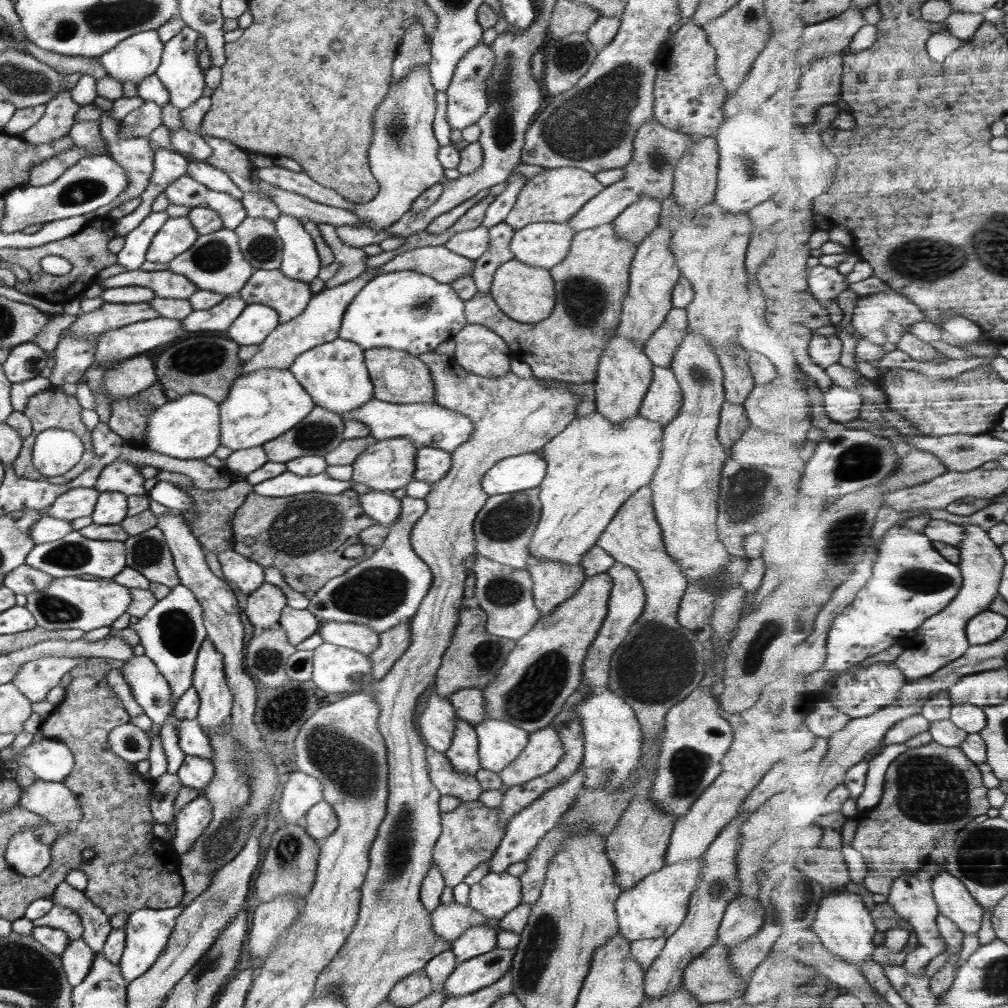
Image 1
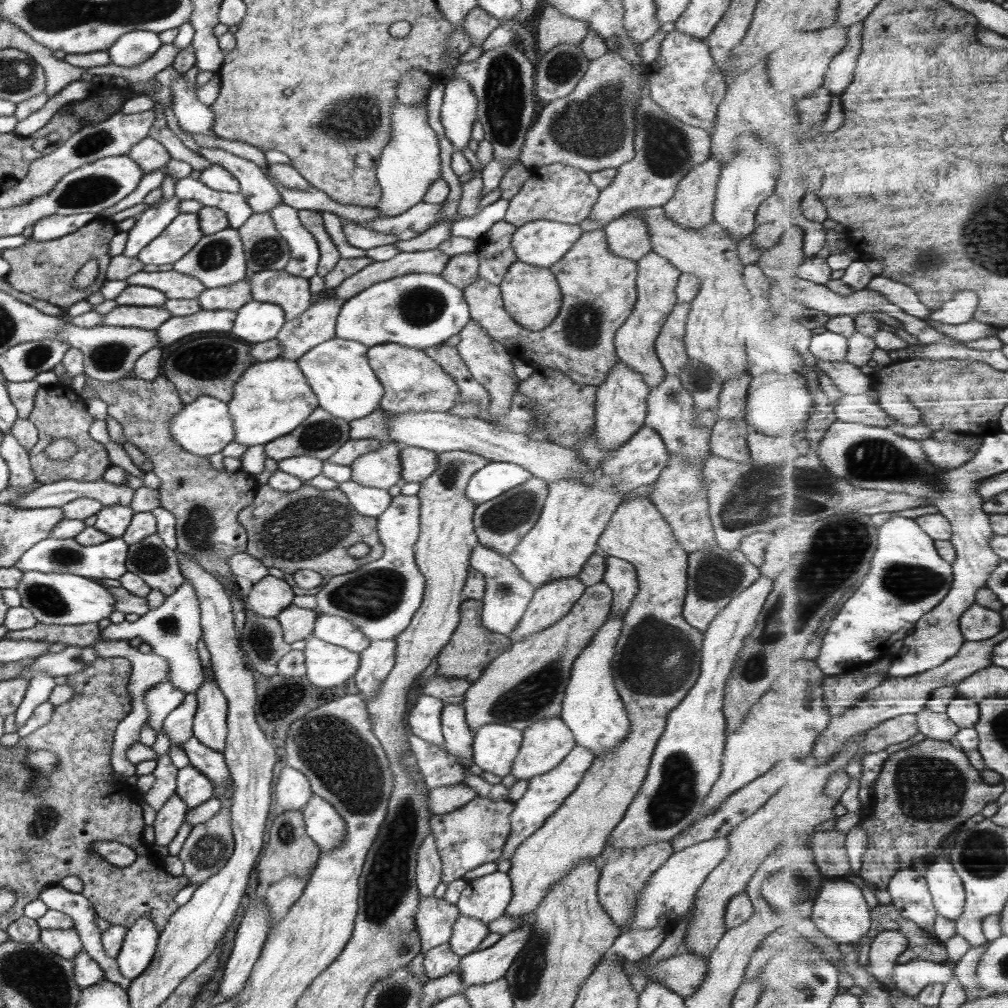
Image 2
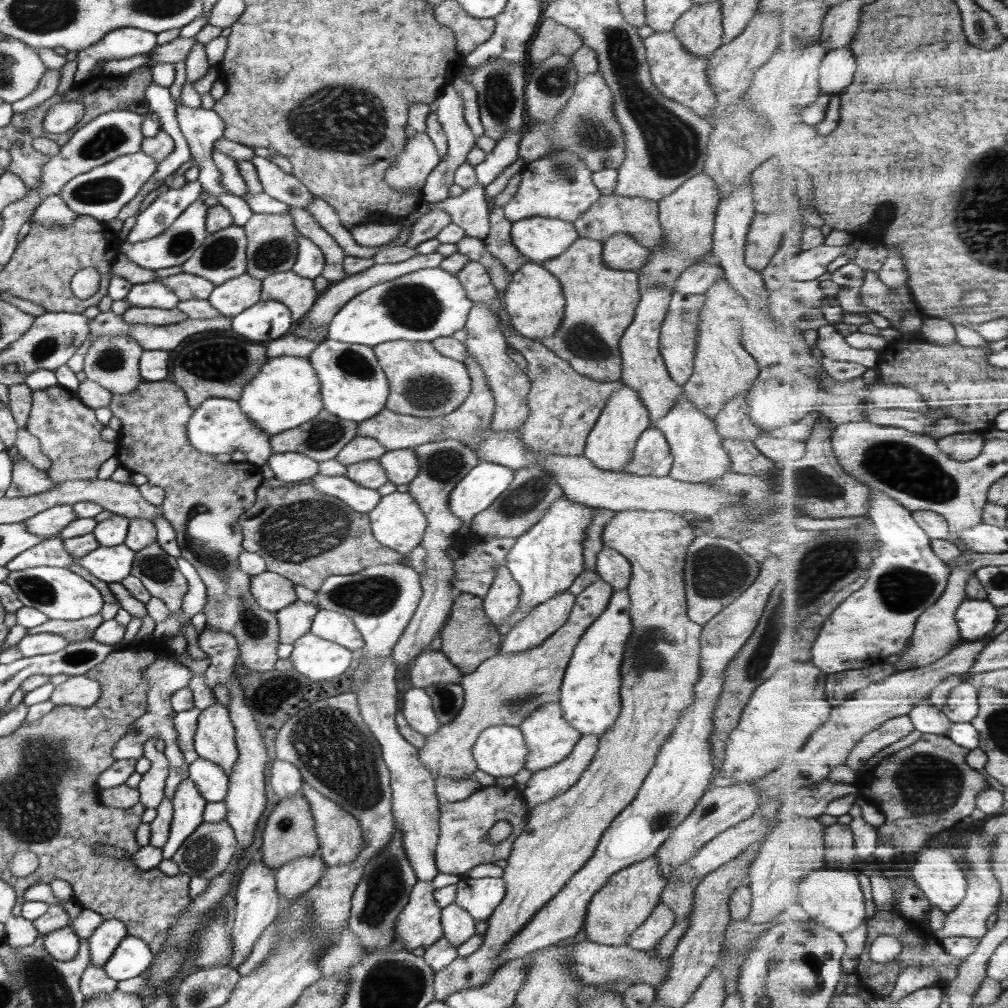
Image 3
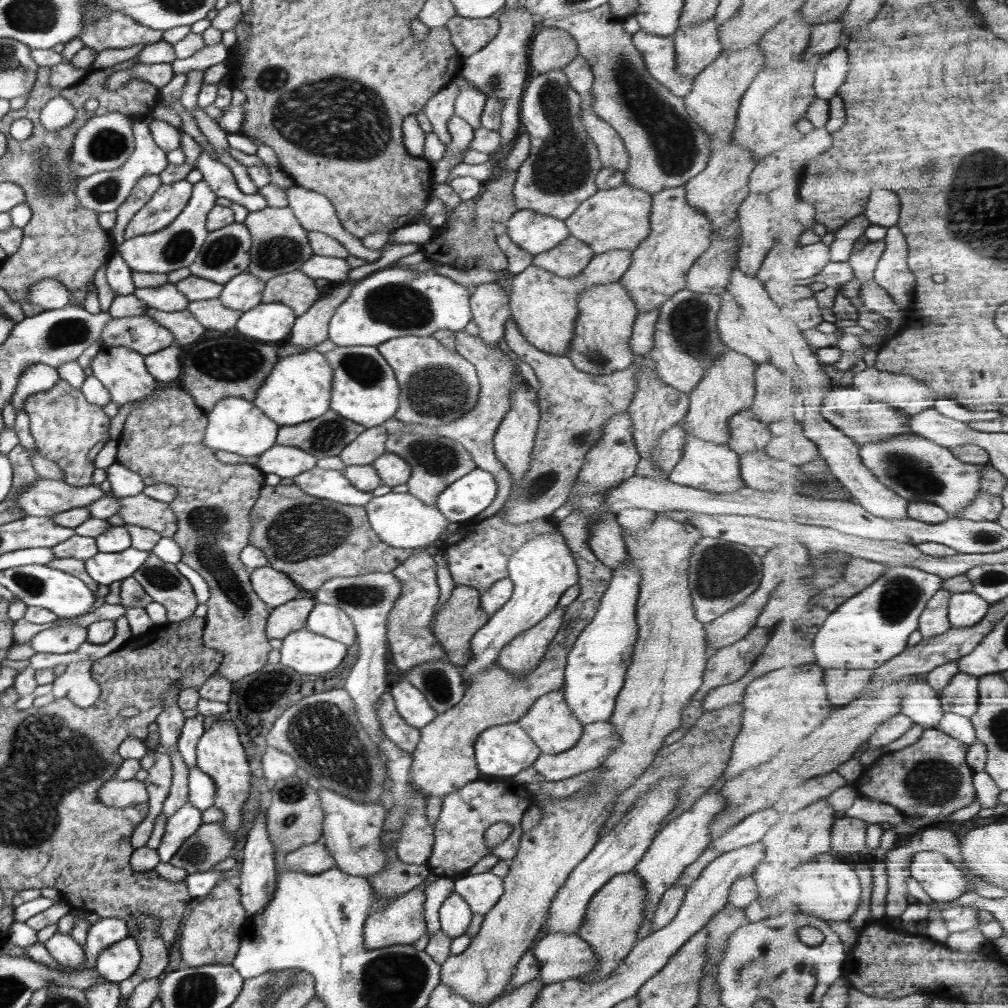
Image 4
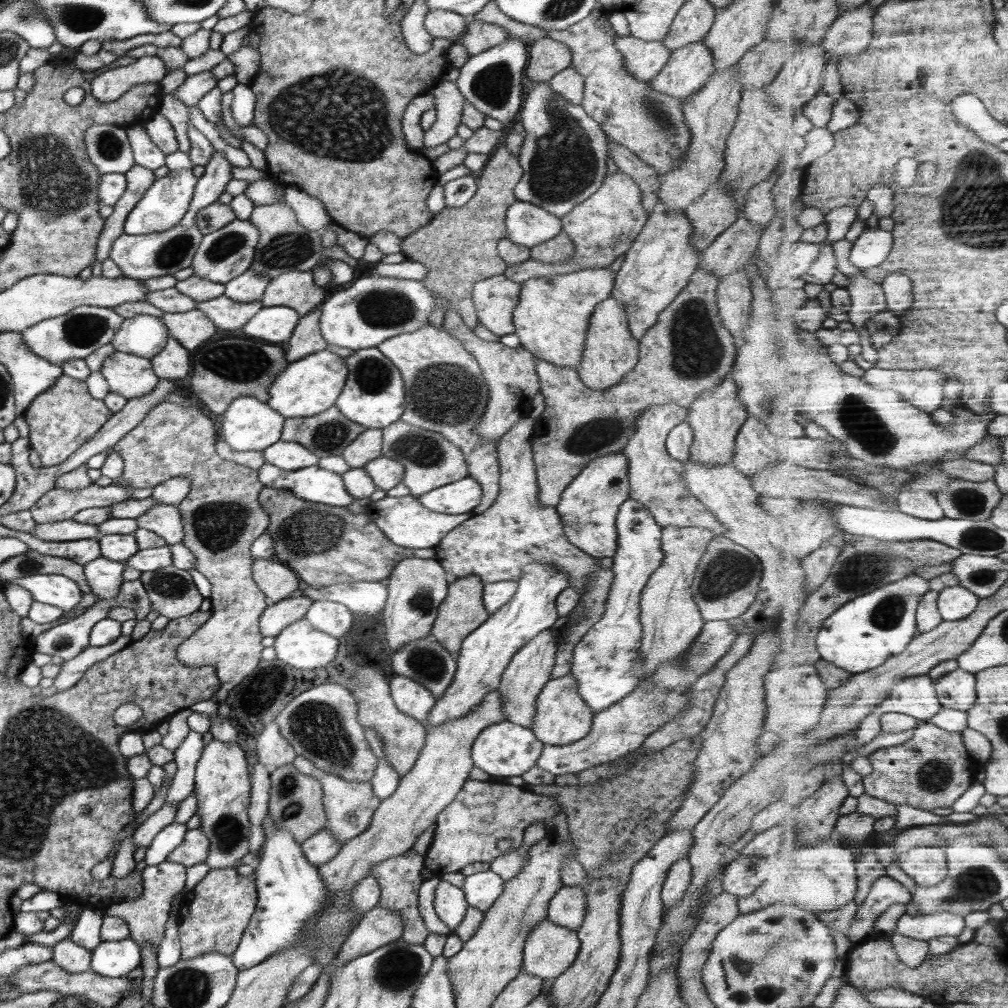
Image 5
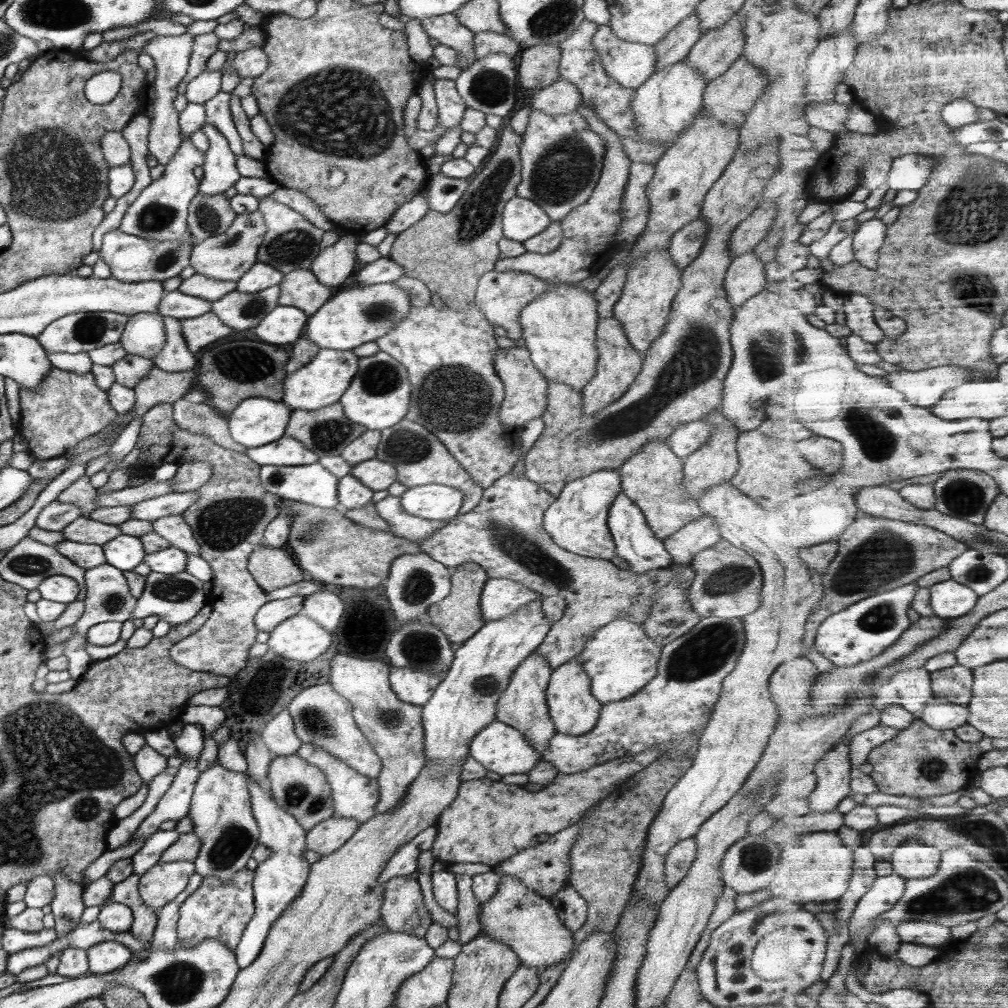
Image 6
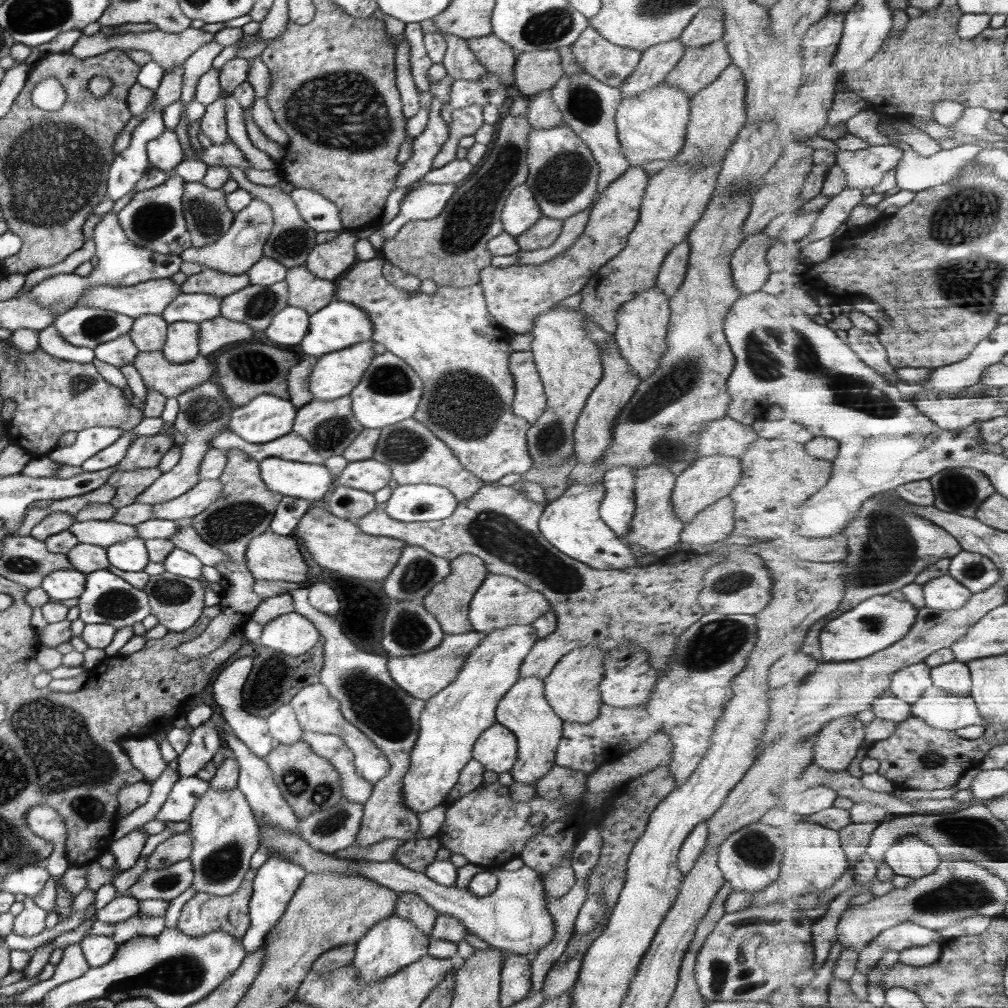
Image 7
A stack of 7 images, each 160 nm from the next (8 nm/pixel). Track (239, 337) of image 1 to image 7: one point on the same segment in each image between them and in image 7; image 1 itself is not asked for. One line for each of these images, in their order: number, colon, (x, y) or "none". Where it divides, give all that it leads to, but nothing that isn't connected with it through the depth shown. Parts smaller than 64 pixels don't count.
2: (257, 321)
3: (266, 320)
4: (272, 322)
5: (274, 324)
6: (284, 325)
7: (289, 326)

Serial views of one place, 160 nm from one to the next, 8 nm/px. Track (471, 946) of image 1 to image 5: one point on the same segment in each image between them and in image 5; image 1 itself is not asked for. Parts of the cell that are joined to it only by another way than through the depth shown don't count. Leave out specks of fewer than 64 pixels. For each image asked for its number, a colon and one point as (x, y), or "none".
2: (467, 932)
3: (458, 925)
4: (455, 915)
5: (450, 904)

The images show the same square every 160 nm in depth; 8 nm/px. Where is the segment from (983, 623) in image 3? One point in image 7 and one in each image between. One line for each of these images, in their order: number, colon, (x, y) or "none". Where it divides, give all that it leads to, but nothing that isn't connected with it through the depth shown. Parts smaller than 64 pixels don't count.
4: (968, 609)
5: (957, 602)
6: (952, 599)
7: (943, 594)

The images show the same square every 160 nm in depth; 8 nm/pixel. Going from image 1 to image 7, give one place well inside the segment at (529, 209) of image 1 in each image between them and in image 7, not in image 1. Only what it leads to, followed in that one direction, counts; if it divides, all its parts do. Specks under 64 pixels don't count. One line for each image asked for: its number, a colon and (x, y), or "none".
2: (559, 192)
3: (559, 185)
4: (559, 174)
5: (564, 154)
6: (561, 158)
7: (563, 174)

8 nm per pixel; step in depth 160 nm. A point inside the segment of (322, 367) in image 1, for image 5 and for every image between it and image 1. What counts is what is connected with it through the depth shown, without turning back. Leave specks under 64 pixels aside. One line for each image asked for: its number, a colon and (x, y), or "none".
2: (338, 371)
3: (353, 386)
4: (365, 390)
5: (373, 395)

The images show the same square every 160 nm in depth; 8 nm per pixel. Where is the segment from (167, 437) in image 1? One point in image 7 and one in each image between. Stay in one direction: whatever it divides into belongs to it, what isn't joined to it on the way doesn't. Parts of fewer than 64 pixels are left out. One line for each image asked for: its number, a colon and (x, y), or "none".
2: (203, 427)
3: (218, 426)
4: (236, 425)
5: (249, 425)
6: (256, 421)
7: (265, 418)

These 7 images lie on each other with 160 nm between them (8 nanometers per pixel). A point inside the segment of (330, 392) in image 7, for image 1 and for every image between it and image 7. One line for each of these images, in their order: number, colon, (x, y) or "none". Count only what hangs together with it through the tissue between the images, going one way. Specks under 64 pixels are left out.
1: (260, 406)
2: (272, 398)
3: (286, 393)
4: (299, 388)
5: (306, 387)
6: (321, 382)

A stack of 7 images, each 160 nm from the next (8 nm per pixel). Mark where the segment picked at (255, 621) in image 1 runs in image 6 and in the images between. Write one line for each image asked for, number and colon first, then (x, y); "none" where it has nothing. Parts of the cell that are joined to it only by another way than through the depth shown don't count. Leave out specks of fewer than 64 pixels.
2: (267, 598)
3: (272, 592)
4: (272, 587)
5: (277, 582)
6: (272, 568)

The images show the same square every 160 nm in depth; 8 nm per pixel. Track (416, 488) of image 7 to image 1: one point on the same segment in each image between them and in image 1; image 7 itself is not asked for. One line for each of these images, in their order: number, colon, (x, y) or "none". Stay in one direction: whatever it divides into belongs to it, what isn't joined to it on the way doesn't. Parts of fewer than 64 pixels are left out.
1: (524, 471)
2: (490, 481)
3: (474, 492)
4: (465, 498)
5: (462, 496)
6: (430, 501)

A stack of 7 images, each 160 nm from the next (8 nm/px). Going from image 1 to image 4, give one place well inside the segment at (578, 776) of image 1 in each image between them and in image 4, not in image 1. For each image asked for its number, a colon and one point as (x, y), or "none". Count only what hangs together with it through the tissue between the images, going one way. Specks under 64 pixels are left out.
2: (545, 793)
3: (544, 784)
4: (598, 740)

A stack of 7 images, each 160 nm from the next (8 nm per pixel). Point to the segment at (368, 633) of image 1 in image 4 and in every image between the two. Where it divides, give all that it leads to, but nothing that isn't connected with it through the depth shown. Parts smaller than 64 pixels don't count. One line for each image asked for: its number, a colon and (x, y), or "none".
2: (336, 630)
3: (338, 628)
4: (325, 619)

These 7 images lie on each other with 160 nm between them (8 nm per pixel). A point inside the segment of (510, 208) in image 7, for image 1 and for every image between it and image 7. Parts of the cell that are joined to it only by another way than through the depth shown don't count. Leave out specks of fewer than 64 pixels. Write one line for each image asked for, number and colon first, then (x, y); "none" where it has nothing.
1: (544, 245)
2: (541, 243)
3: (538, 238)
4: (530, 230)
5: (527, 224)
6: (522, 219)

